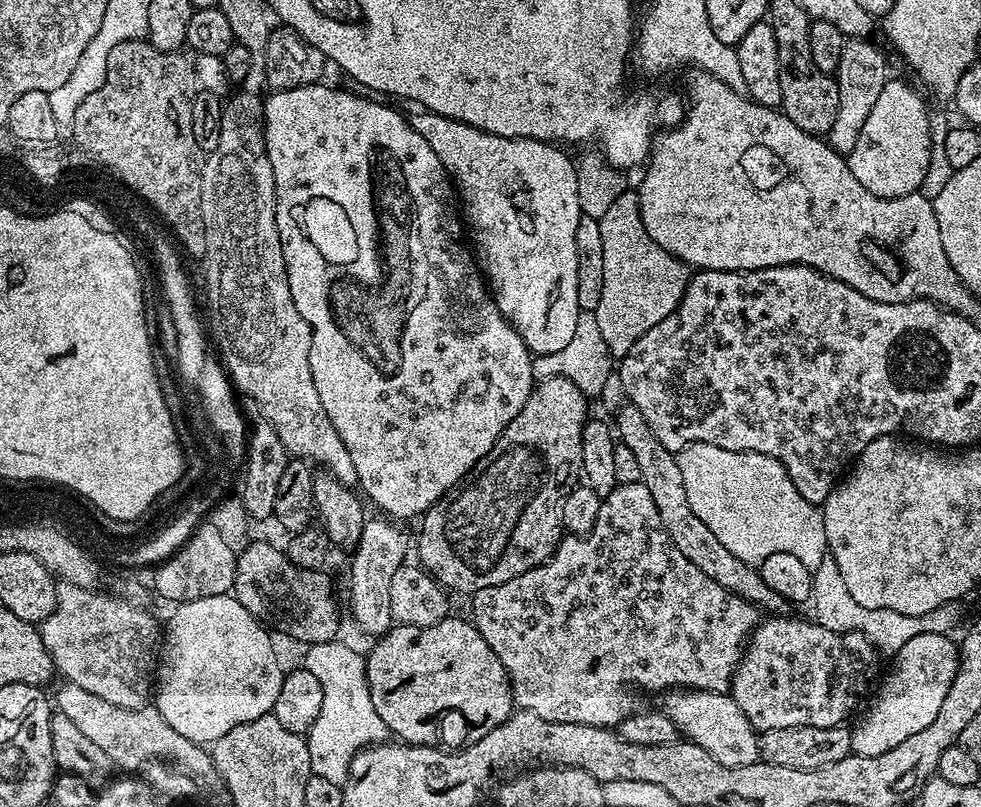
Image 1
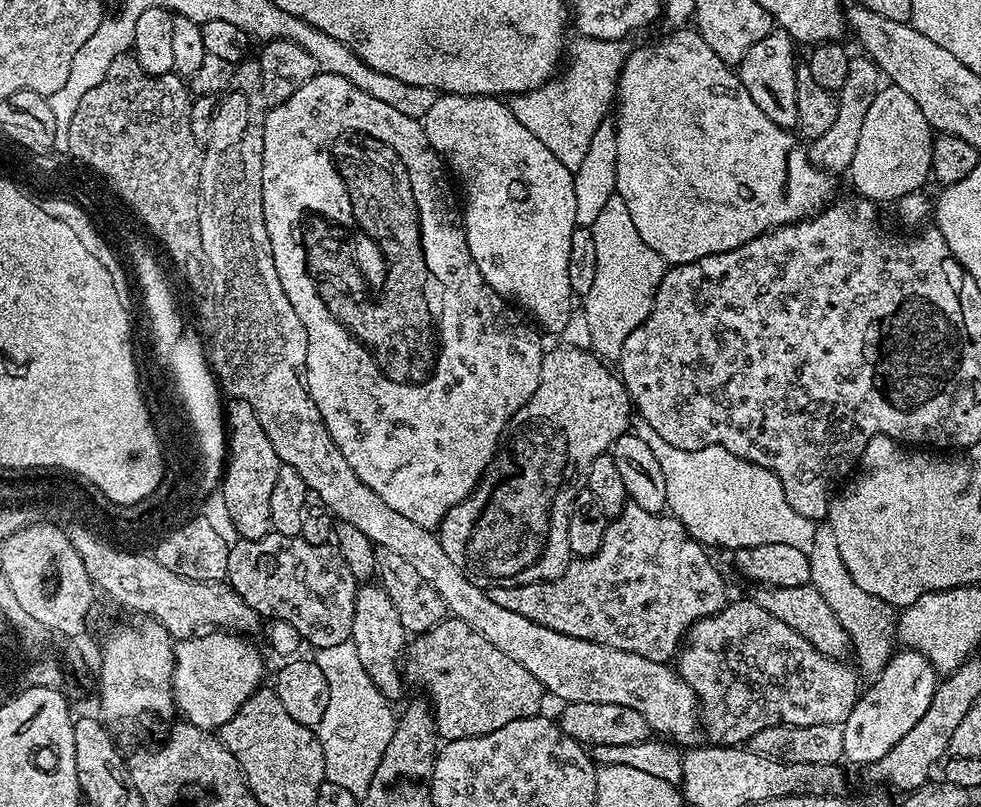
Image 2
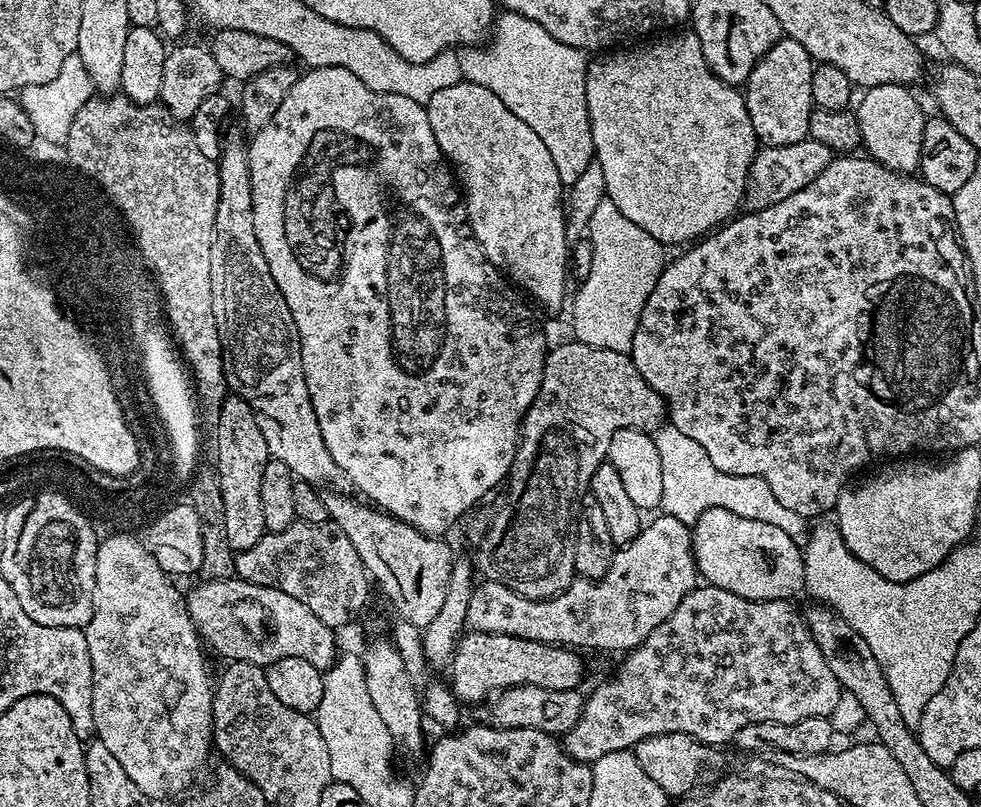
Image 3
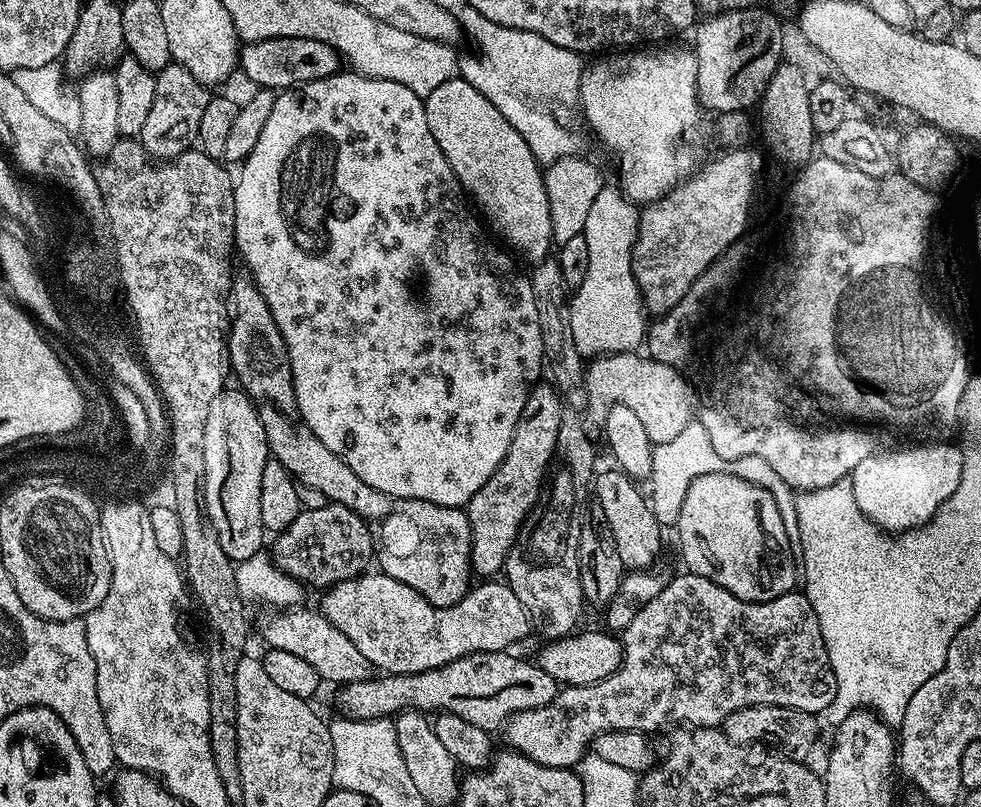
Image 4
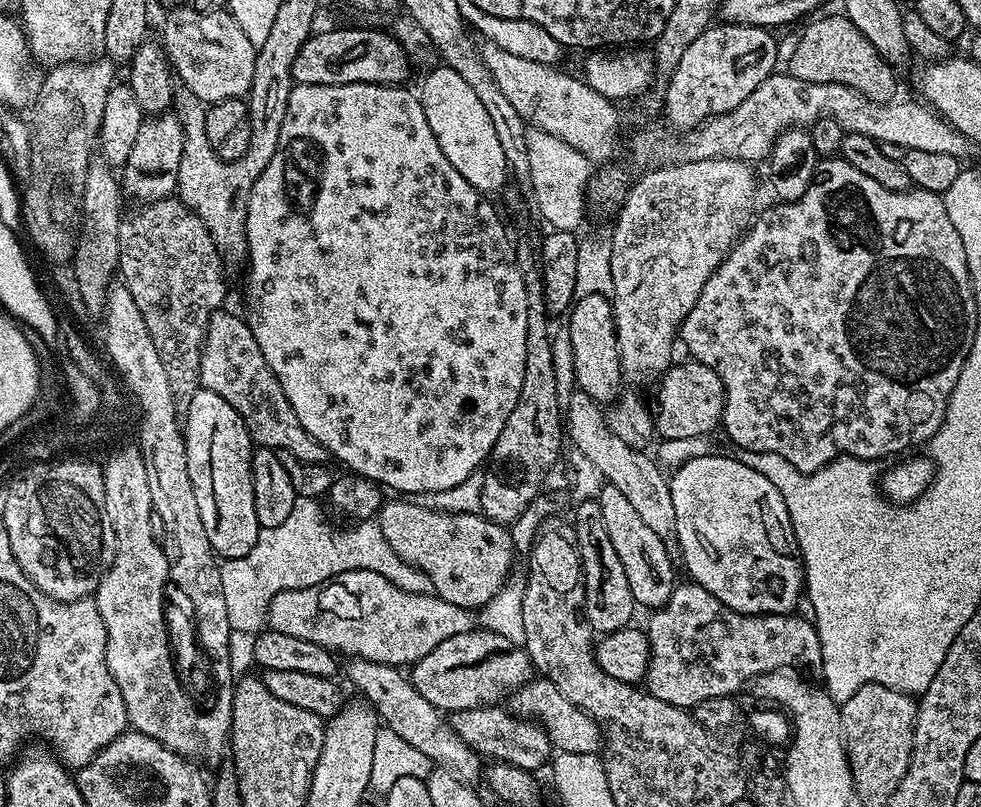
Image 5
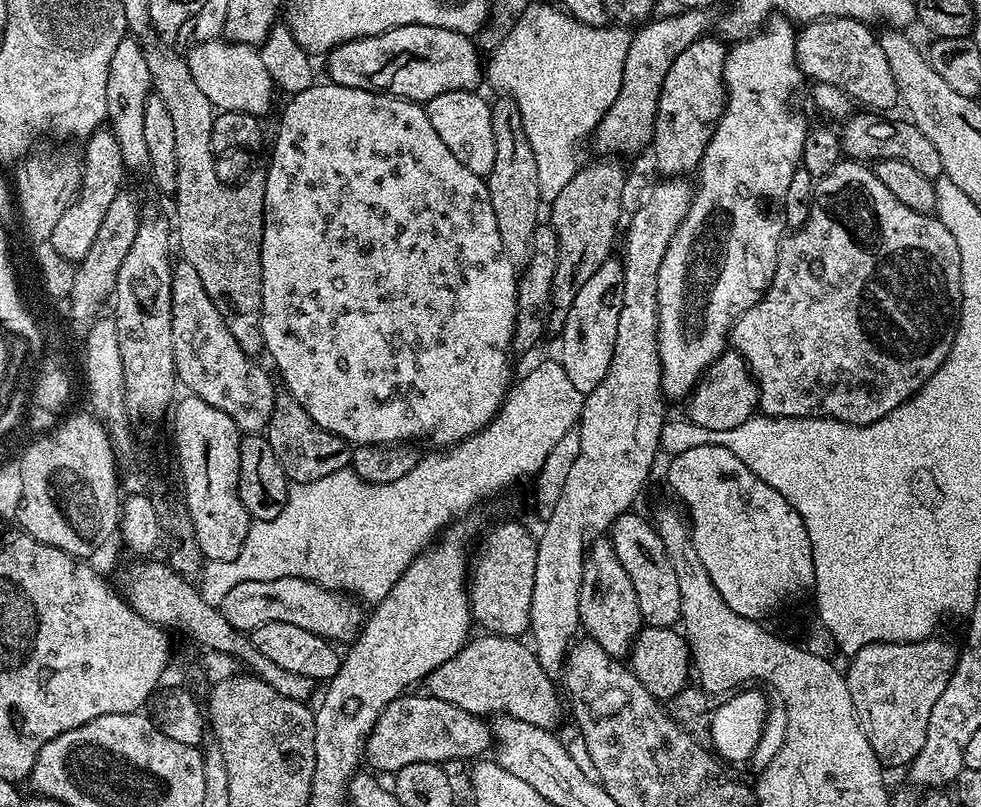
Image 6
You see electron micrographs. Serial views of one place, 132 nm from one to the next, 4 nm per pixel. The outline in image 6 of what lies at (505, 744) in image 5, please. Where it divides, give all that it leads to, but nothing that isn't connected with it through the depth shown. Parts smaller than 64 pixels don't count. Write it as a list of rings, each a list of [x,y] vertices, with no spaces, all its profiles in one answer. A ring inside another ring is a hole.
[[[405,694],[390,702],[368,736],[366,760],[373,764],[371,767],[377,773],[395,774],[414,762],[441,766],[448,759],[472,762],[483,757],[487,748],[489,751],[493,747],[492,729],[487,719],[470,714],[450,702],[442,702],[442,698],[412,695]]]

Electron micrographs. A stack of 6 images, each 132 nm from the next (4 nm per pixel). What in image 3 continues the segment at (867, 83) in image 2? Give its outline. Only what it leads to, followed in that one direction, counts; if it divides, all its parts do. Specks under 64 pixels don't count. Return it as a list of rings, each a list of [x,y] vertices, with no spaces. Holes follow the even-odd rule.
[[[810,139],[794,142],[790,146],[761,147],[748,171],[744,204],[751,211],[757,212],[766,206],[782,202],[782,198],[790,198],[790,194],[798,194],[798,190],[810,186],[810,182],[814,182],[814,178],[818,178],[818,174],[826,170],[826,166],[833,158],[834,153],[826,146],[822,146],[822,142],[814,142]]]

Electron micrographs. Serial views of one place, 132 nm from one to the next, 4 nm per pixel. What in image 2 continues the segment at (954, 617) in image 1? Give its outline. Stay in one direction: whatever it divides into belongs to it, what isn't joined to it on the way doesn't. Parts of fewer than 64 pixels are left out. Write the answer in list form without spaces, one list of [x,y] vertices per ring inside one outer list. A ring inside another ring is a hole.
[[[827,521],[816,524],[814,542],[808,550],[810,562],[809,583],[818,590],[822,598],[830,605],[830,610],[838,617],[852,640],[853,655],[856,656],[858,679],[863,687],[873,685],[881,677],[882,670],[888,665],[896,646],[896,626],[898,616],[891,604],[882,602],[872,594],[866,593],[850,575],[846,562],[839,553],[834,528]]]

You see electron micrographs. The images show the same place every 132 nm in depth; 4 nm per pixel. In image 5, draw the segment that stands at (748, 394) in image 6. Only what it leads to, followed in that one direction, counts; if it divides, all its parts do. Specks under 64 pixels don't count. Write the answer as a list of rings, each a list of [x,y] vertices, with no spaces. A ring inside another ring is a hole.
[[[691,358],[685,361],[685,364],[673,363],[658,380],[660,389],[656,392],[656,408],[654,404],[654,428],[661,441],[708,436],[715,428],[717,431],[724,418],[722,378],[718,378],[710,366]]]

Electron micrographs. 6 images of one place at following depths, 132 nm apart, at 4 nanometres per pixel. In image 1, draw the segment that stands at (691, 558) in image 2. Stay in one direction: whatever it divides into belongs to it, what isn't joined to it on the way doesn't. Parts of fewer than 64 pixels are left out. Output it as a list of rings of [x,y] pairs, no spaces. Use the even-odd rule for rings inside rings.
[[[642,483],[617,484],[609,496],[600,501],[598,519],[594,522],[594,530],[586,536],[565,535],[554,550],[554,554],[545,564],[526,570],[526,574],[518,574],[518,578],[510,578],[510,582],[502,582],[498,586],[486,586],[482,590],[471,593],[471,623],[476,625],[489,642],[496,640],[529,640],[532,645],[528,652],[517,658],[516,664],[507,665],[512,682],[512,698],[517,709],[538,714],[546,722],[559,724],[585,724],[599,728],[619,726],[622,721],[641,707],[640,696],[636,688],[660,688],[659,690],[675,690],[677,688],[697,688],[707,692],[728,692],[732,686],[732,675],[744,654],[744,645],[762,619],[759,608],[718,586],[714,578],[702,574],[690,558],[685,558],[682,550],[670,542],[670,534],[662,526],[662,518],[658,518],[658,506],[654,506],[654,498],[650,498],[650,490]]]

